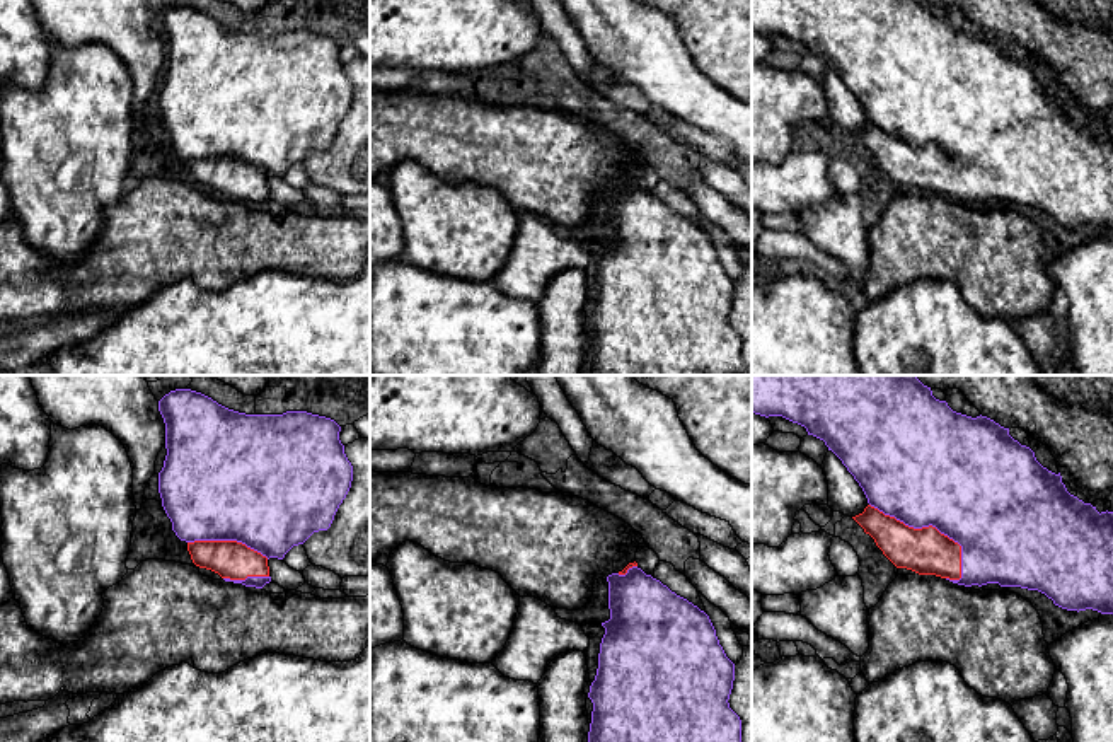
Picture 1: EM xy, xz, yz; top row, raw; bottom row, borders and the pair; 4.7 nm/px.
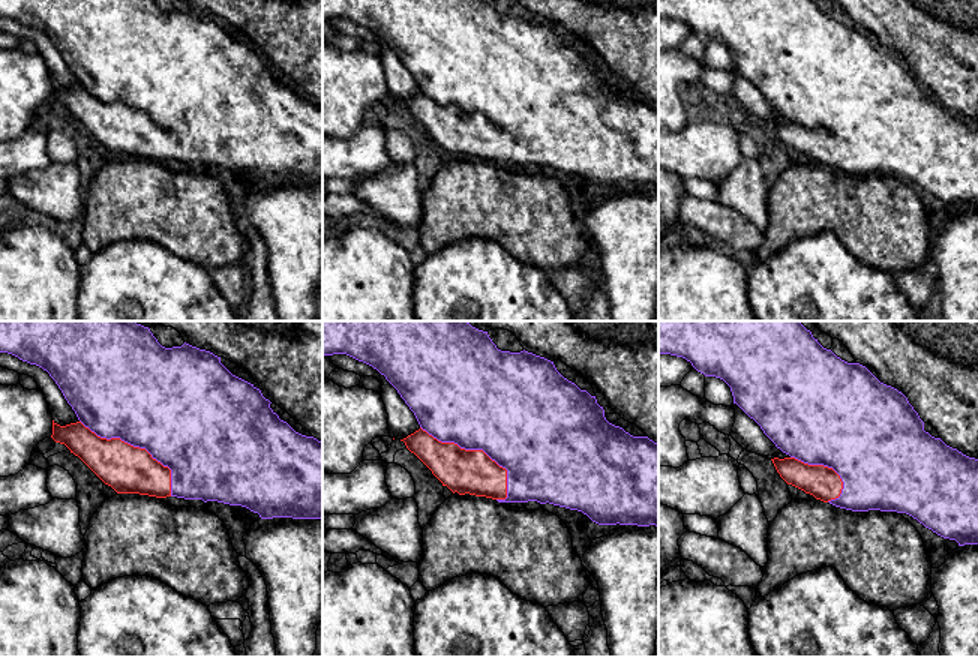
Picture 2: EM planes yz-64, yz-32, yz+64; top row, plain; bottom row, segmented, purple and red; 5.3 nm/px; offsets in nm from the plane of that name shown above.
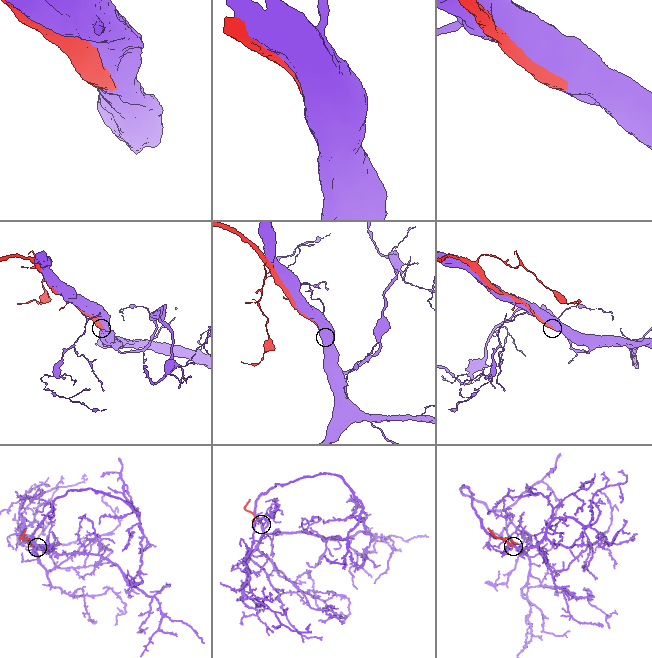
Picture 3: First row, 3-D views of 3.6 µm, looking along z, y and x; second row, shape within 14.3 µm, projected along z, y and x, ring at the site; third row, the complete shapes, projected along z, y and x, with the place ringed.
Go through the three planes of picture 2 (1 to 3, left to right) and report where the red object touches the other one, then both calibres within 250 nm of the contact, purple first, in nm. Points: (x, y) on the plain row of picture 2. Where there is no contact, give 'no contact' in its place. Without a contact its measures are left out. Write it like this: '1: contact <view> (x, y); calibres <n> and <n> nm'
1: contact yz-64 (138, 110); calibres 500 and 260 nm
2: contact yz-32 (477, 113); calibres 500 and 240 nm
3: contact yz+64 (825, 129); calibres 500 and 180 nm

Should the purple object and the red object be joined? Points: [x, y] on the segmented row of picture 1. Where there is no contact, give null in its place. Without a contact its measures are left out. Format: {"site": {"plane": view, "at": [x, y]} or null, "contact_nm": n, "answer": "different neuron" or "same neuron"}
{"site": {"plane": "yz", "at": [931, 524]}, "contact_nm": 550, "answer": "same neuron"}

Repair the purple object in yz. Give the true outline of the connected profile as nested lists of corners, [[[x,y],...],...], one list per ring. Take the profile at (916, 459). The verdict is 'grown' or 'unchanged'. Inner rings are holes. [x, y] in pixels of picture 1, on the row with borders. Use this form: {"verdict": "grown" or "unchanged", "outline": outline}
{"verdict": "grown", "outline": [[[752,375],[752,413],[765,418],[782,416],[804,426],[808,435],[825,442],[868,498],[869,505],[852,519],[874,539],[897,568],[907,568],[919,575],[936,575],[965,587],[999,583],[1001,587],[1038,590],[1067,611],[1093,609],[1101,614],[1113,614],[1113,512],[1099,513],[1091,503],[1070,495],[1060,472],[1055,474],[1043,467],[1029,447],[1009,435],[1009,428],[982,414],[972,418],[953,411],[946,401],[936,399],[931,387],[924,385],[915,375]]]}

